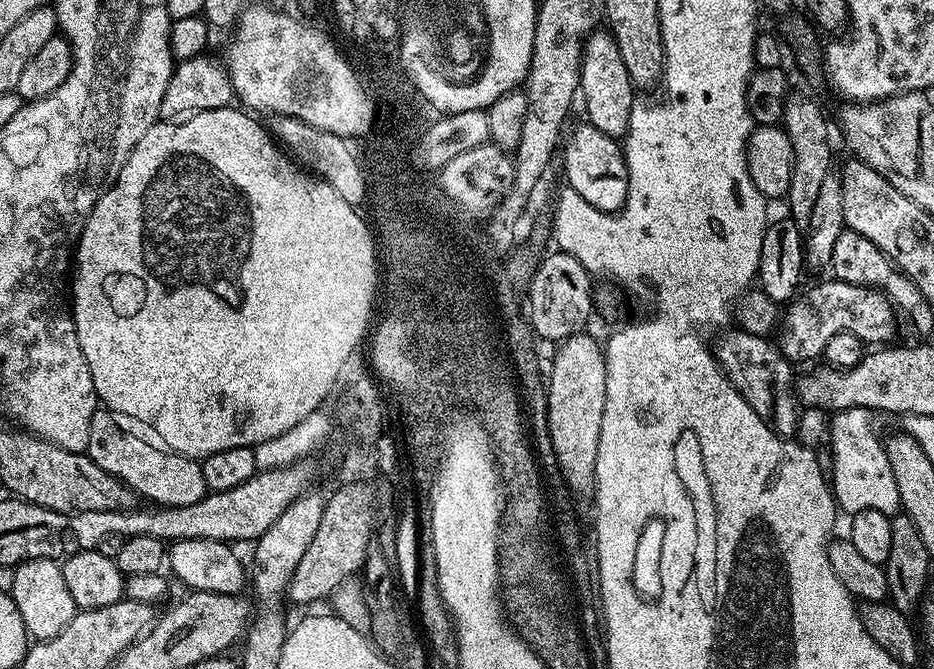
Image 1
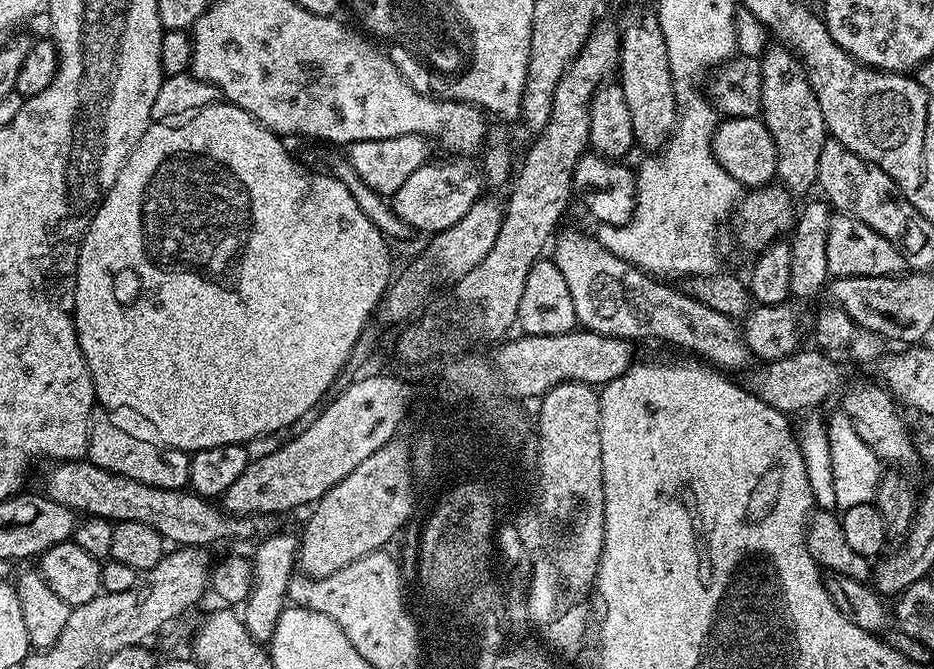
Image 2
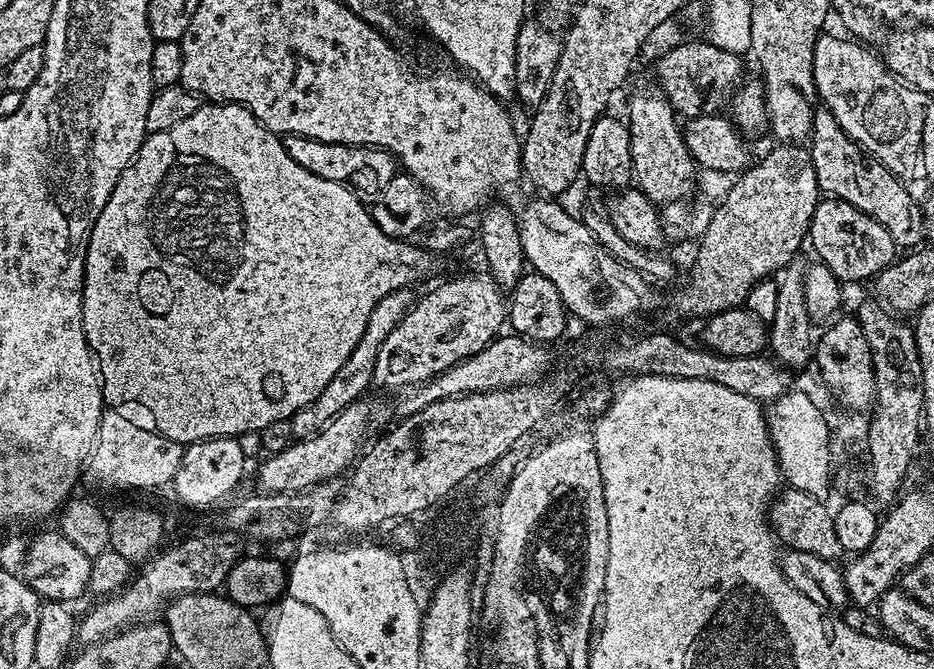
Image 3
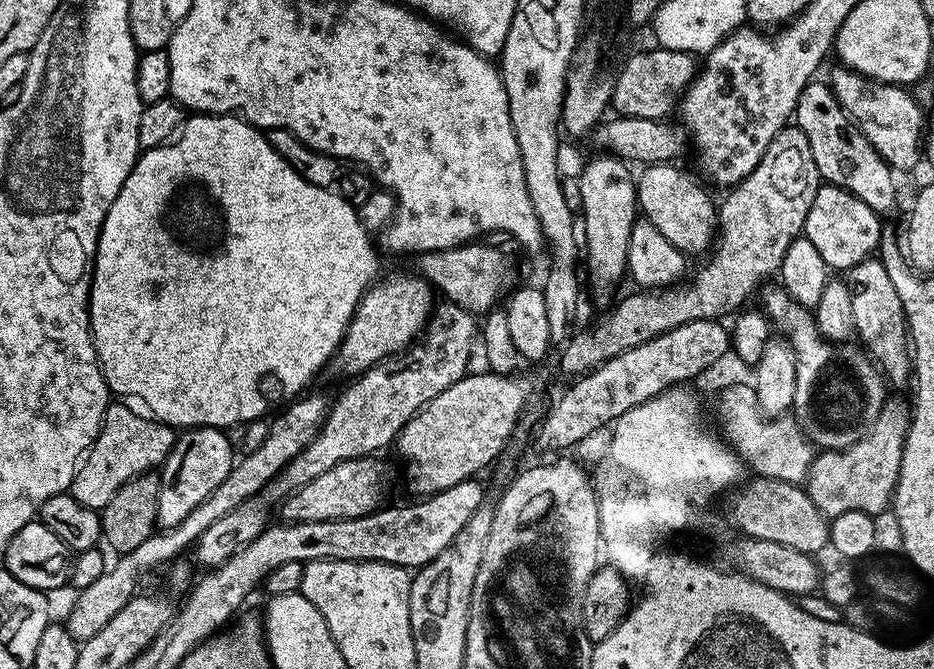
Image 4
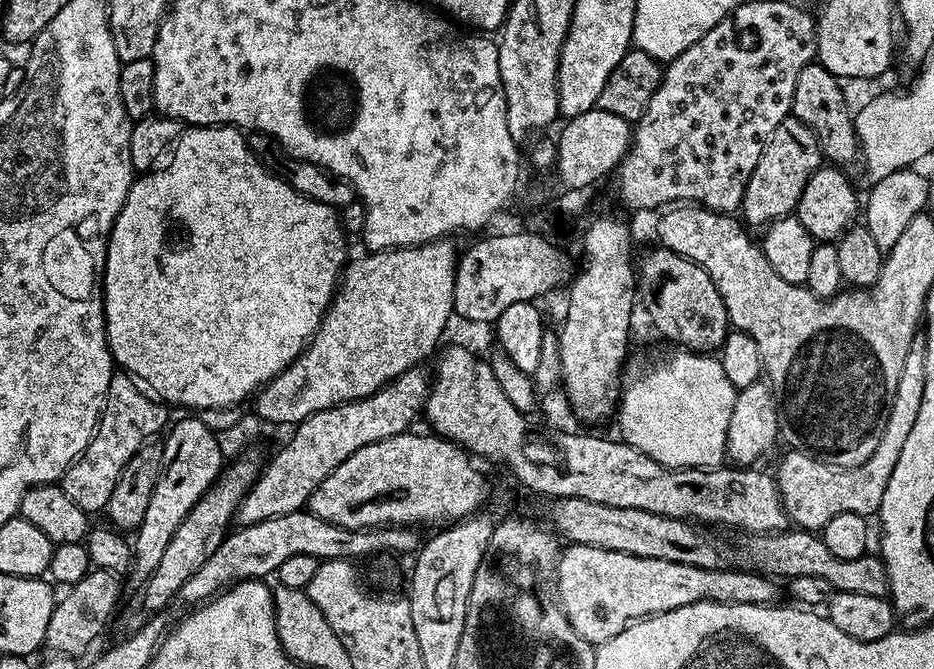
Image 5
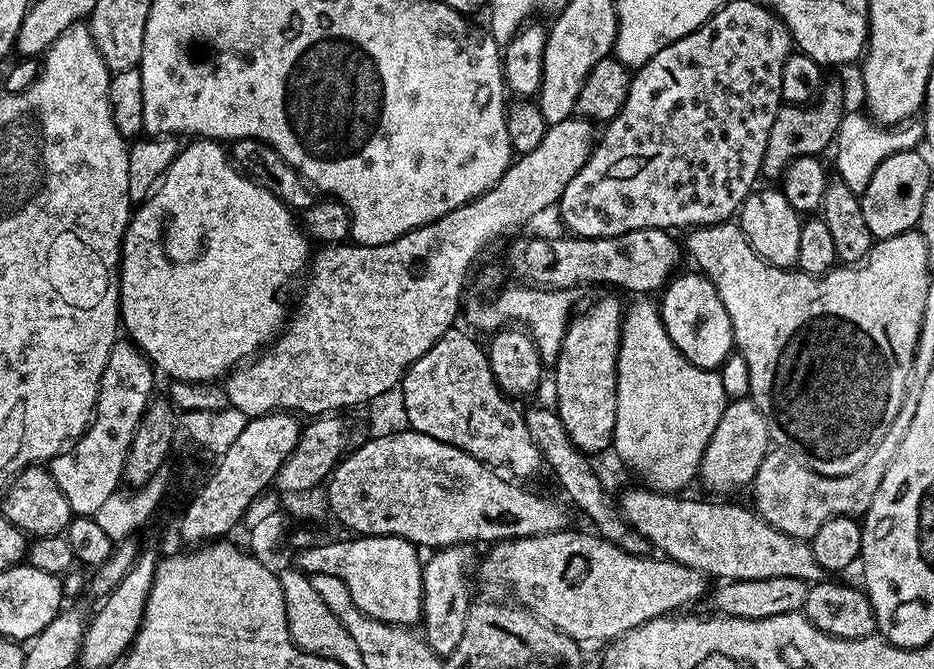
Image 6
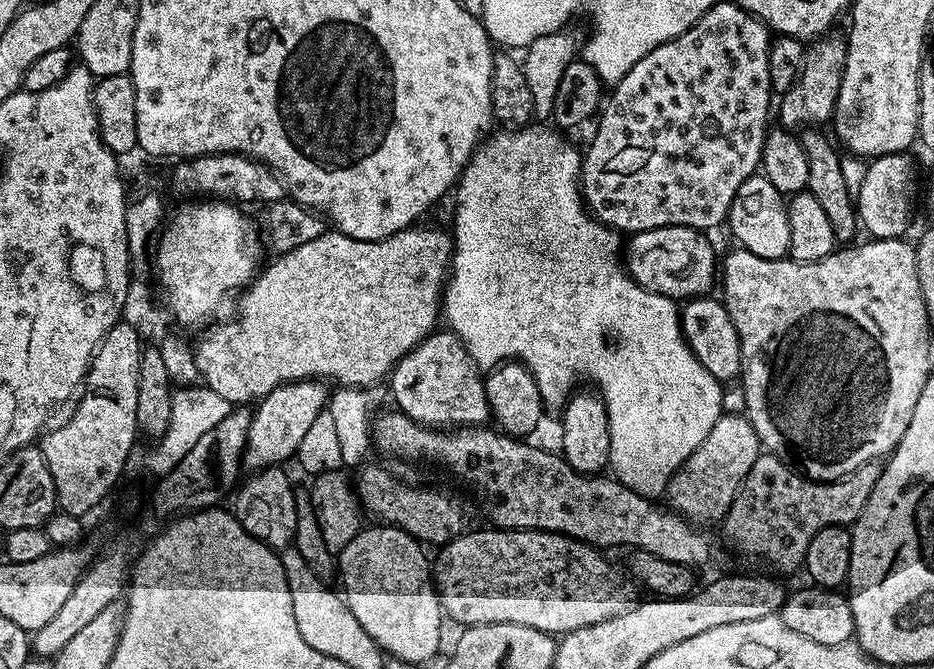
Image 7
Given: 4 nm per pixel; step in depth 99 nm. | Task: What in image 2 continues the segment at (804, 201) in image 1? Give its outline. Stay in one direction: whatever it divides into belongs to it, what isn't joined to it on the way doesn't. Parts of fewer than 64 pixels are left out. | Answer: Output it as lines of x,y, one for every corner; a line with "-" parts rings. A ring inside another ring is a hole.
769,47
759,57
762,66
762,106
760,111
766,127
776,143
778,166
776,174
779,183
800,198
811,188
817,187
818,158
822,158
822,146
830,139
826,122
822,118
822,106
814,98
814,90
799,56
791,48

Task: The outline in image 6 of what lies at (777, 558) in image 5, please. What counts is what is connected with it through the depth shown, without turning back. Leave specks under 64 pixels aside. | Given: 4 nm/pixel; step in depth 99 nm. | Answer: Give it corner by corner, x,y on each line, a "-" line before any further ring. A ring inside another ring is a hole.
651,487
628,488
622,501
622,516
635,532
644,536
657,553
690,566
717,581
754,578
802,578
809,582
825,579
814,550
807,540
782,534
767,524
751,507
715,504
712,500
687,500
684,494
658,492

